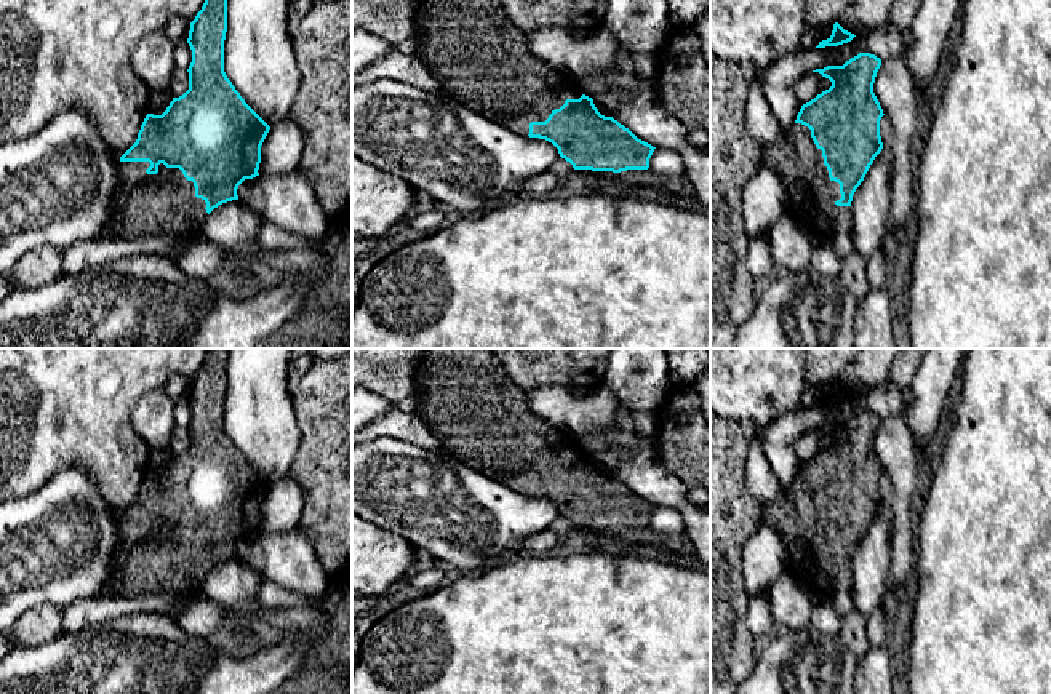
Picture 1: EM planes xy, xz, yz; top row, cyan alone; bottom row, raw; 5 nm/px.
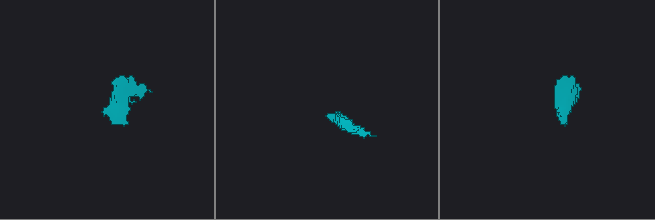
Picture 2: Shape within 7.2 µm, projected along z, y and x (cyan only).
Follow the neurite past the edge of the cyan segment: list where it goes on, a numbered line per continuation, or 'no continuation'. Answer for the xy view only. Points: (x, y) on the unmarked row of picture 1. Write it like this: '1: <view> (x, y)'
1: xy (144, 563)

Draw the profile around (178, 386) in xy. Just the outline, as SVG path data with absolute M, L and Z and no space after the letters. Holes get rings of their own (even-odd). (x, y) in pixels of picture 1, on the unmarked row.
M182 374L173 376L163 387L173 403L186 401L189 397L189 389L190 381Z

